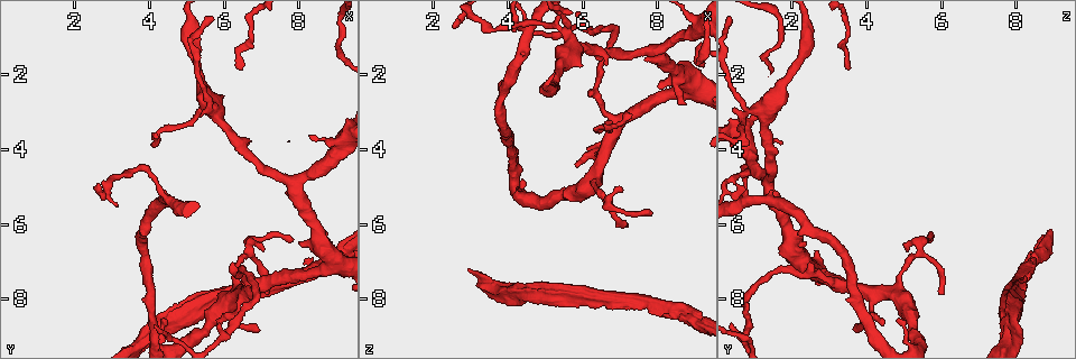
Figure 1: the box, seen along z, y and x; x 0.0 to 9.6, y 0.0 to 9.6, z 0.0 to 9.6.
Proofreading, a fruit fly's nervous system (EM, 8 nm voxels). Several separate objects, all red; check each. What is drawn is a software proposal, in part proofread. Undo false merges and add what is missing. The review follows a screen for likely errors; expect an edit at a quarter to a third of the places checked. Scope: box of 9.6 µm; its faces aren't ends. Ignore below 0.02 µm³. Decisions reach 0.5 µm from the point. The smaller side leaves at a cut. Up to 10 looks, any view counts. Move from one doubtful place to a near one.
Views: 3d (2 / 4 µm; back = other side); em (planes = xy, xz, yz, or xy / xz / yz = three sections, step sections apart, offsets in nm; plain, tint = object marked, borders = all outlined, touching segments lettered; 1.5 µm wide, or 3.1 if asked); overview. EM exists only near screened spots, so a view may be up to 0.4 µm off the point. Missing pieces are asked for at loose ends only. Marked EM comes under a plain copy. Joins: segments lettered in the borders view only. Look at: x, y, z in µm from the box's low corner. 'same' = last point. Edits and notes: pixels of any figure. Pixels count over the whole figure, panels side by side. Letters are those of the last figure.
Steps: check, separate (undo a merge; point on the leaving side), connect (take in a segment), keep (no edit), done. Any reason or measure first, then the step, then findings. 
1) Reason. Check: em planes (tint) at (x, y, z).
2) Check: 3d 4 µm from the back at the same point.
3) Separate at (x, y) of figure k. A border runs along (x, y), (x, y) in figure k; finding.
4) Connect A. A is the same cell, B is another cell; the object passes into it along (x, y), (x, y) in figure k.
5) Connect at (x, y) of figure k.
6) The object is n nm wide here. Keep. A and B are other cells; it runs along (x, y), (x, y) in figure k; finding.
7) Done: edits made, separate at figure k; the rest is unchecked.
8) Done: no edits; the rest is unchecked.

Tapers out. Check: em yz step 4 (borders) at (7.85, 6.45, 5.70).

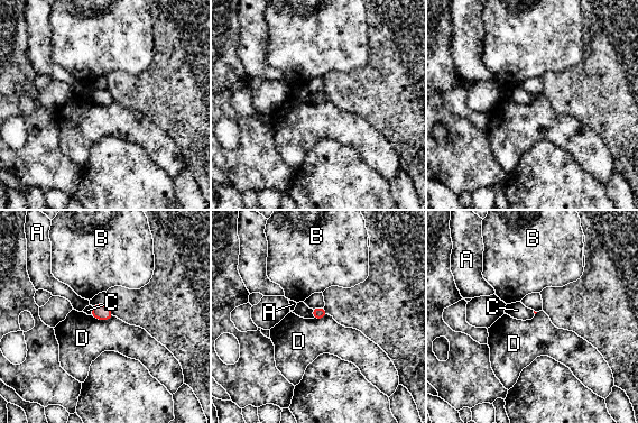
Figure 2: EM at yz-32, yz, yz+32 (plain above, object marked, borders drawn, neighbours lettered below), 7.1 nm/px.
Keep. A, B, C and D are other cells; a border runs along (91, 315), (100, 320), (112, 316) in figure 2; none of them fits.

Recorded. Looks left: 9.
Sharp bend. Check: em planes (borders) at (4.50, 5.40, 0.85).

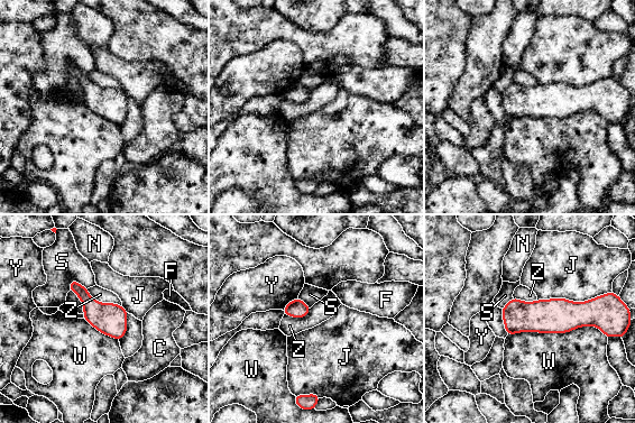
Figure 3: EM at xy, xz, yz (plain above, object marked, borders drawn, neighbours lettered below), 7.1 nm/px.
Keep. C, F, J, N, S, W, Y and Z are other cells; it runs along (505, 310), (517, 315), (599, 316) in figure 3; one cell here.

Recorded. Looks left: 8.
An open end. Check: em xz step 8 (borders) at (2.50, 5.00, 0.80).

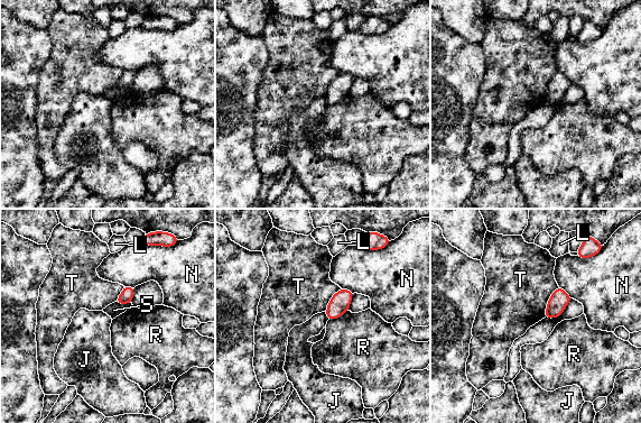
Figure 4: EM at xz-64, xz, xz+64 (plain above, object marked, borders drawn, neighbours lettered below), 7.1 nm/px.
Cut it another way. Check: em planes (borders) at the same point.

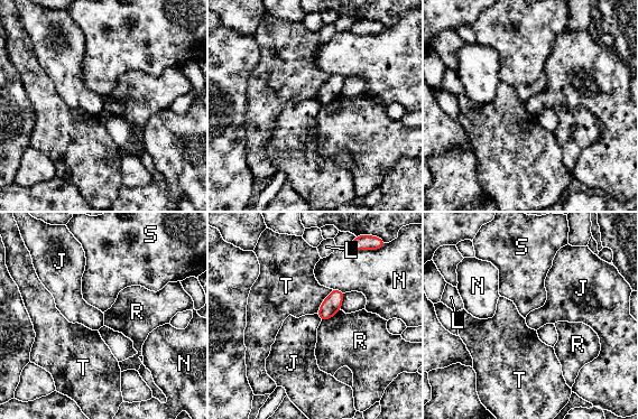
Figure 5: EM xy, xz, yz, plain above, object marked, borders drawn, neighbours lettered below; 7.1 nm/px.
The object is 110 nm wide here; the longest contact is with T, 200 nm. Keep. J, L, N, R, S and T are other cells; no lettered segment goes on from it.

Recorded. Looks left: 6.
An open end. Check: em planes (borders) at (8.75, 6.25, 2.80).

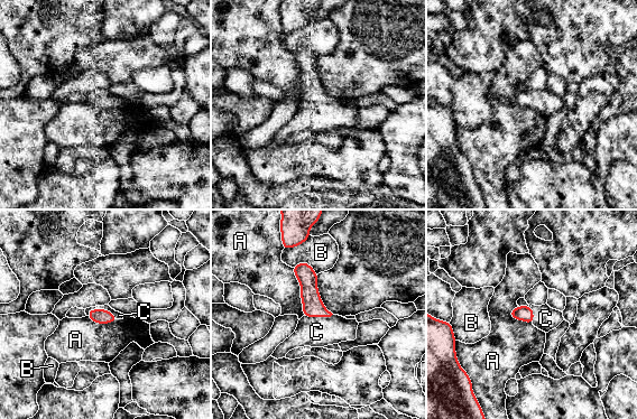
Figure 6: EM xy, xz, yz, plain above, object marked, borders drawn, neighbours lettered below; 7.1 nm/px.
The longest contact is with A, 360 nm. Connect C. C is the same cell, A and B are other cells; it goes on there.

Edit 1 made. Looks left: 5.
Done: edits made, connect at figure 6; the rest is unchecked.

